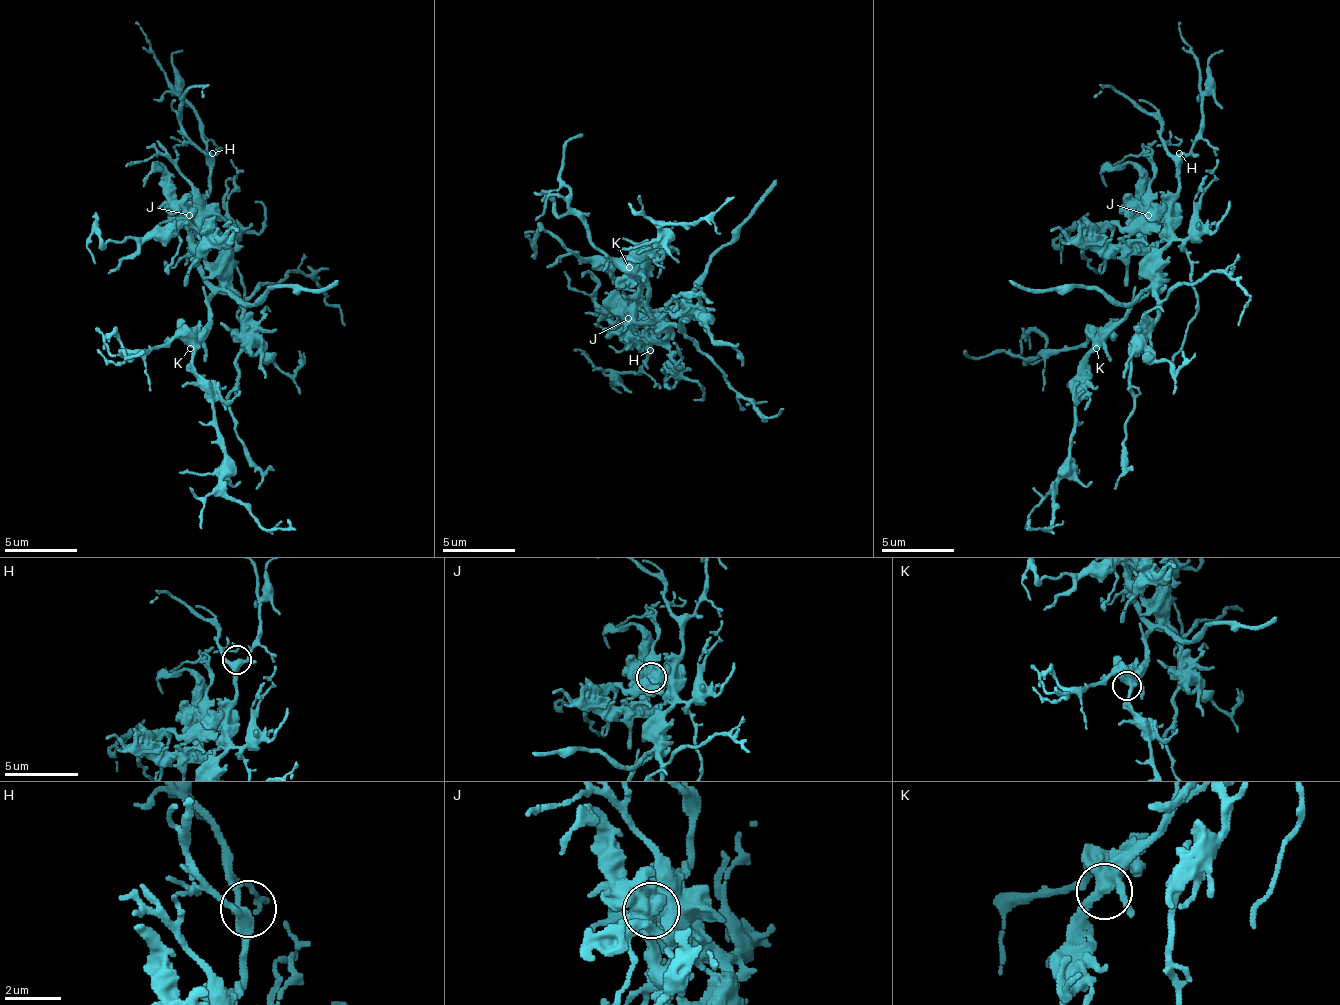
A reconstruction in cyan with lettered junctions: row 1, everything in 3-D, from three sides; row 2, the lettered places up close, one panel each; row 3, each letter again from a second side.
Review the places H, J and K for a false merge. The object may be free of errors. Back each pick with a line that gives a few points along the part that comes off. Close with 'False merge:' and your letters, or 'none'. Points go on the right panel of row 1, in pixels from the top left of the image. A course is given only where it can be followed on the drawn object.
False merge: none

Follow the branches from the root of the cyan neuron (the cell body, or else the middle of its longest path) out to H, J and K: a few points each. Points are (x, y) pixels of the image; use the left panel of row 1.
H: (208, 297), (219, 261), (219, 250), (208, 236), (212, 153)
J: (208, 297), (212, 290), (205, 279), (205, 265), (194, 247), (190, 214)
K: (208, 297), (208, 330), (190, 348)

